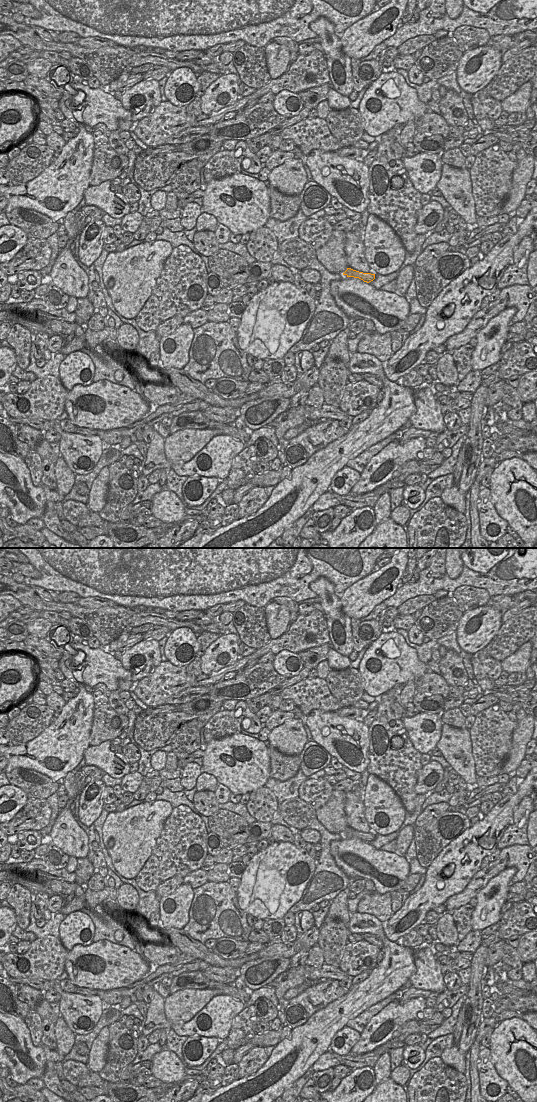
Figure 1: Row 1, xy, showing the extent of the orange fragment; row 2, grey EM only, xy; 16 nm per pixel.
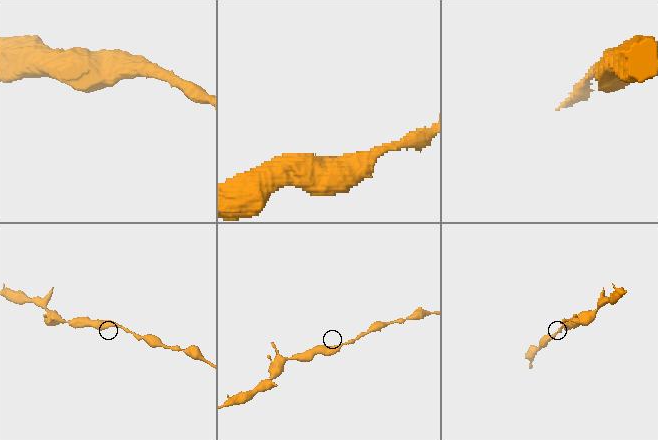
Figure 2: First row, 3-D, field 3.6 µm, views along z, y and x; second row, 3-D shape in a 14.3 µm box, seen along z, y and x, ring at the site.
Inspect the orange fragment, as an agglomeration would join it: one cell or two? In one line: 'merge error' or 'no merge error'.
no merge error

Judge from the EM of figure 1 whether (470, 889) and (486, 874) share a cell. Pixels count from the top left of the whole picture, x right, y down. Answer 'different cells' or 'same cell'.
same cell

